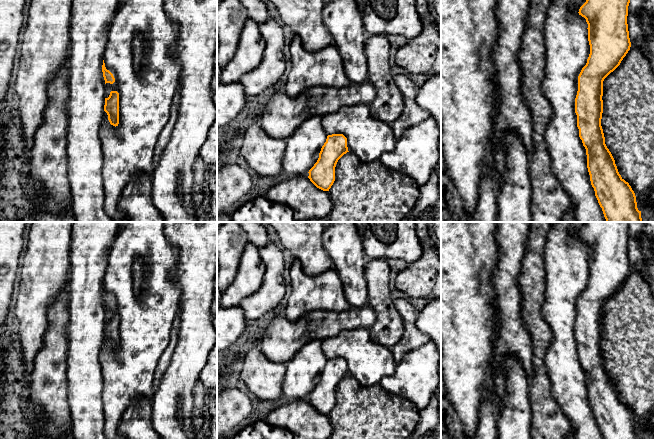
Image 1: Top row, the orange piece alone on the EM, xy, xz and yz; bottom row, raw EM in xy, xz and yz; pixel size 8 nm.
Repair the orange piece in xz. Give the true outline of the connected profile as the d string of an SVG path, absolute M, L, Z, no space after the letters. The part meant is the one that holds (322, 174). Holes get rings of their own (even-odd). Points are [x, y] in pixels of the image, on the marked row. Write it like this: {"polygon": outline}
{"polygon": "M343 134L328 135L317 162L308 172L310 181L317 188L329 191L335 181L336 164L347 152L347 138Z"}

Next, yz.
{"polygon": "M586 0L578 12L588 24L590 54L578 76L575 113L579 137L586 149L591 185L606 222L642 222L635 193L629 183L619 174L615 160L605 144L601 126L603 81L620 65L631 47L627 24L629 3L630 0Z"}

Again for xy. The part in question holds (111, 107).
{"polygon": "M111 91L108 98L105 98L104 111L108 115L108 120L111 125L118 126L119 124L119 93Z"}

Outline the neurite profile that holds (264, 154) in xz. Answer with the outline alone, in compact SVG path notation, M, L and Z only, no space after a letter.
M255 123L244 133L240 150L251 169L268 177L283 171L285 148L285 140L272 138Z

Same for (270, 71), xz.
M270 17L258 26L265 41L265 50L260 64L239 80L246 96L256 96L277 84L283 78L286 70L285 34L282 23L278 18Z

